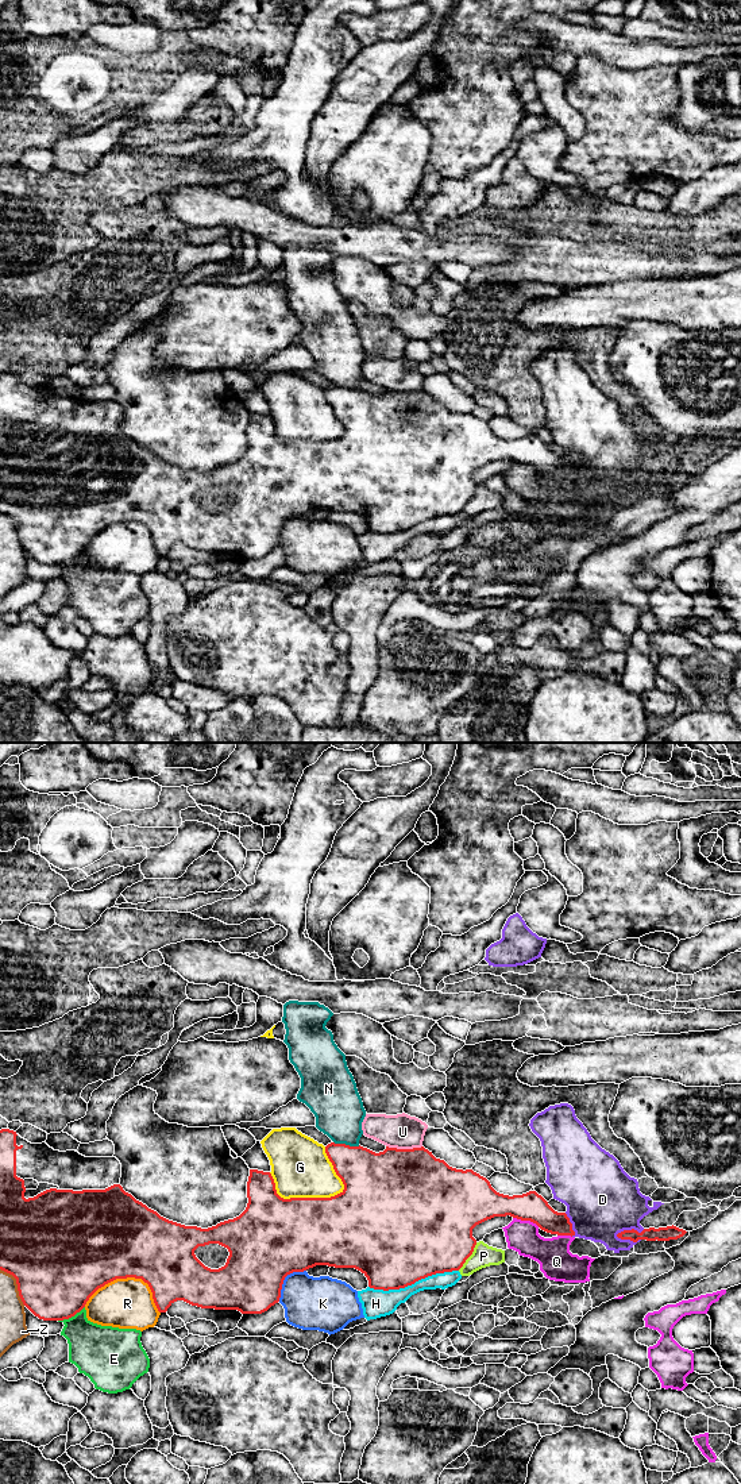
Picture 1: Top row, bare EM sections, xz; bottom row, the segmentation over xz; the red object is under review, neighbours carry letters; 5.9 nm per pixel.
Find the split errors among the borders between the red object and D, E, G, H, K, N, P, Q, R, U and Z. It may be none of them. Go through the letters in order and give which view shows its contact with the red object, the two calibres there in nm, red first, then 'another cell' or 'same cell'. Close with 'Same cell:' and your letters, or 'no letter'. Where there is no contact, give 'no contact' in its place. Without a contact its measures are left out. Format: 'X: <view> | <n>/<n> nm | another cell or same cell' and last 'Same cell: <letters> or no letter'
D: xz | 80/420 nm | another cell
E: xz | 460/300 nm | another cell
G: xz | 440/360 nm | another cell
H: xz | 500/170 nm | another cell
K: xz | 460/320 nm | another cell
N: xz | 320/300 nm | another cell
P: xz | 460/130 nm | another cell
Q: xz | 170/190 nm | another cell
R: xz | 500/300 nm | another cell
U: xz | 500/200 nm | another cell
Z: xz | 500/160 nm | another cell
Same cell: no letter

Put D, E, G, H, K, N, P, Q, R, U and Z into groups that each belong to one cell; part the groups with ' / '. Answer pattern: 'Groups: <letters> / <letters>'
Groups: D / E / G / H P / K / N / Q / R / U / Z

